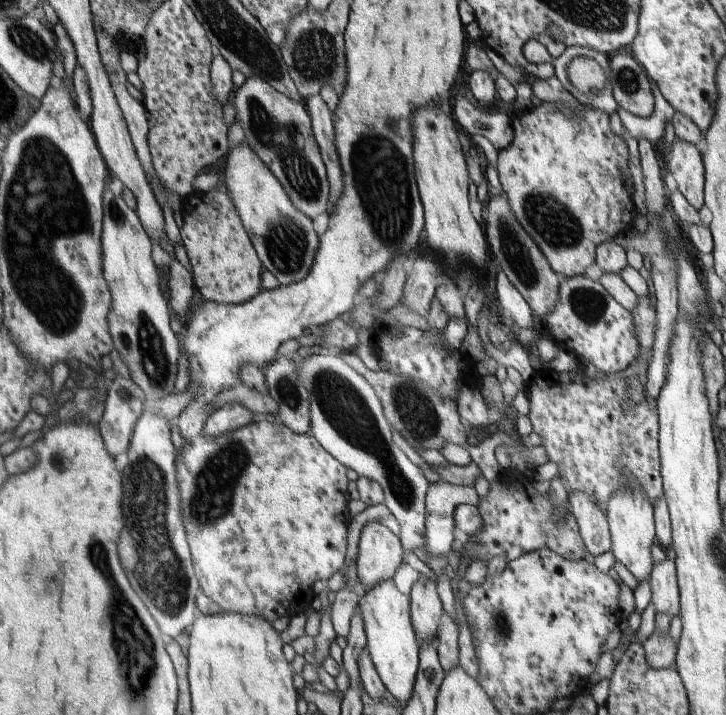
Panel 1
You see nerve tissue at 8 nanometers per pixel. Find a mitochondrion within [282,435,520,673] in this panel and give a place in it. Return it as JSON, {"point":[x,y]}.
{"point":[500,624]}

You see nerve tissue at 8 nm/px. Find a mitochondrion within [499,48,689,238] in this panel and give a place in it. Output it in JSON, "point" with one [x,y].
{"point":[628,80]}

